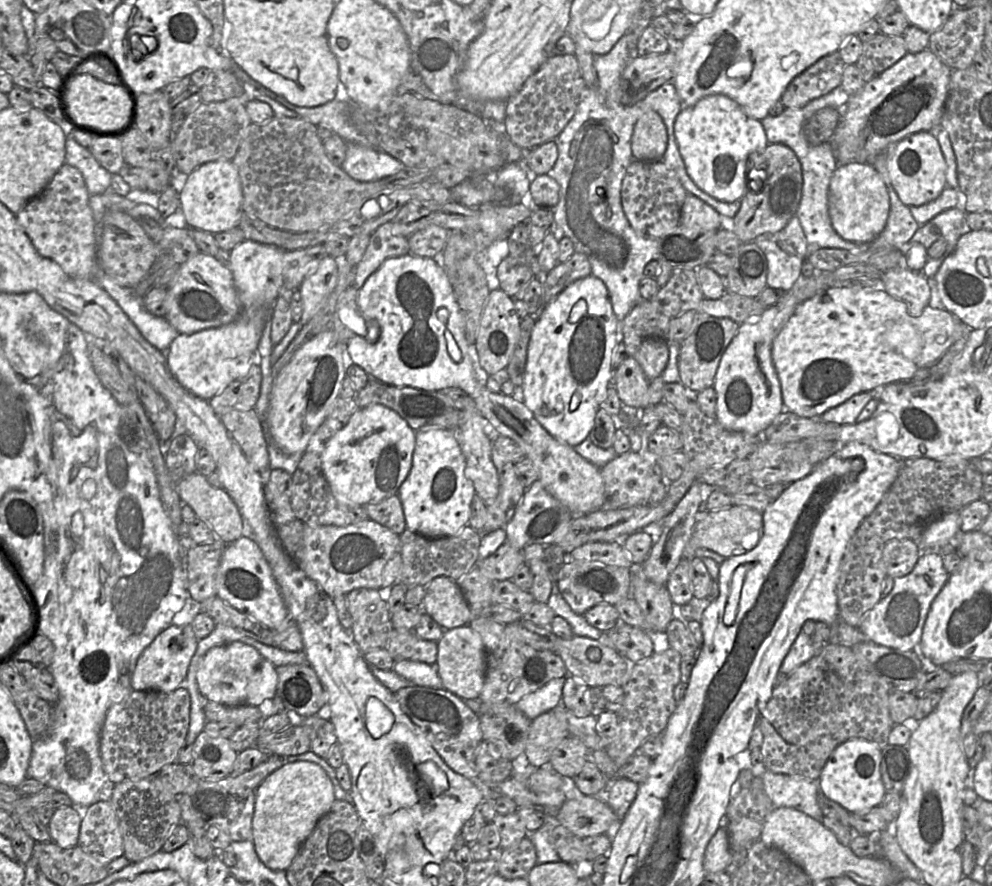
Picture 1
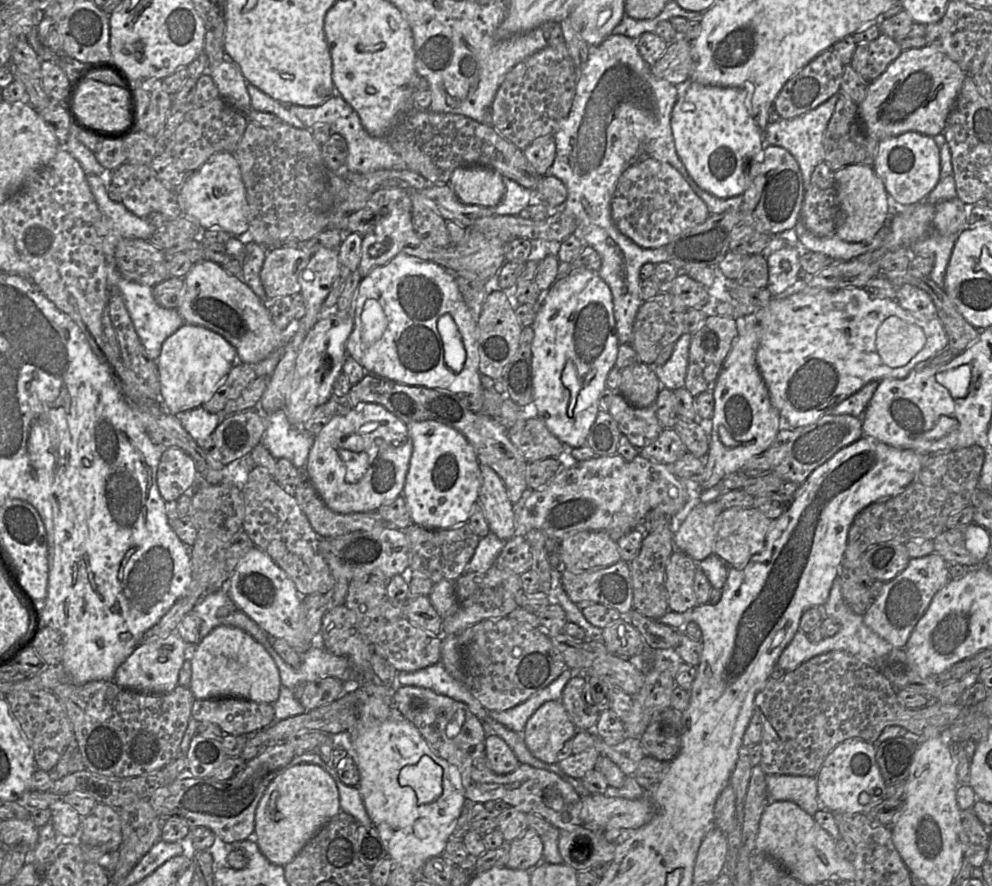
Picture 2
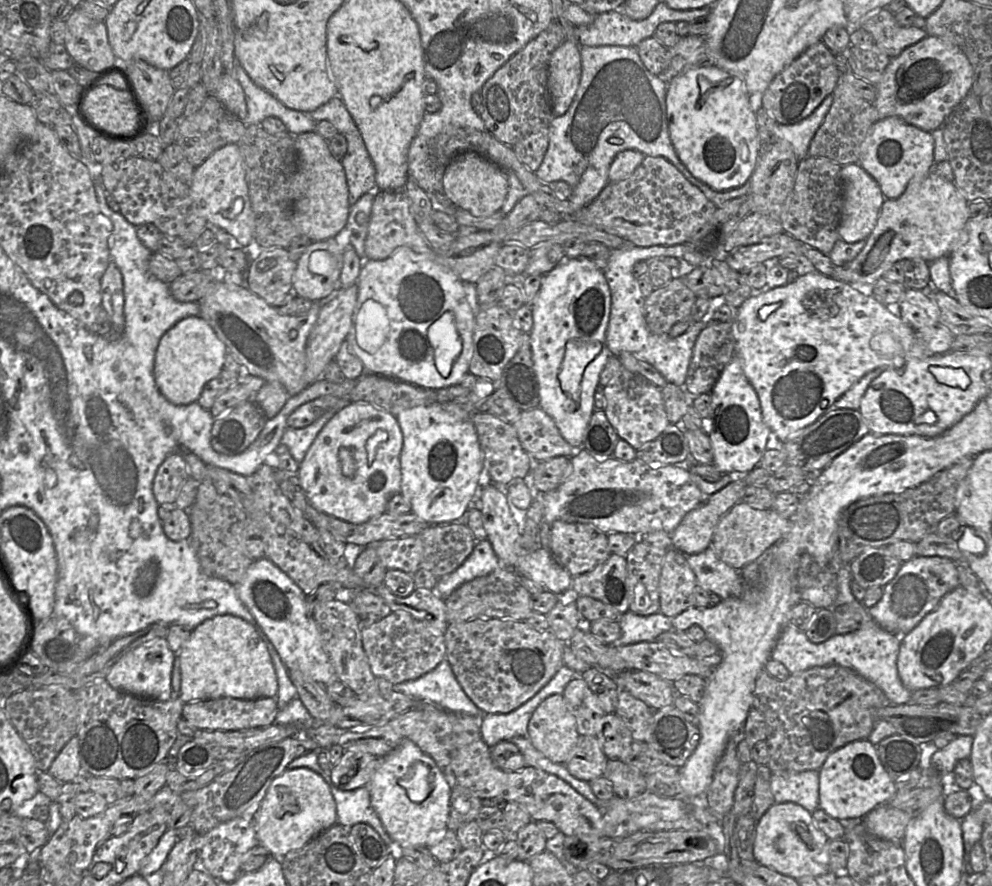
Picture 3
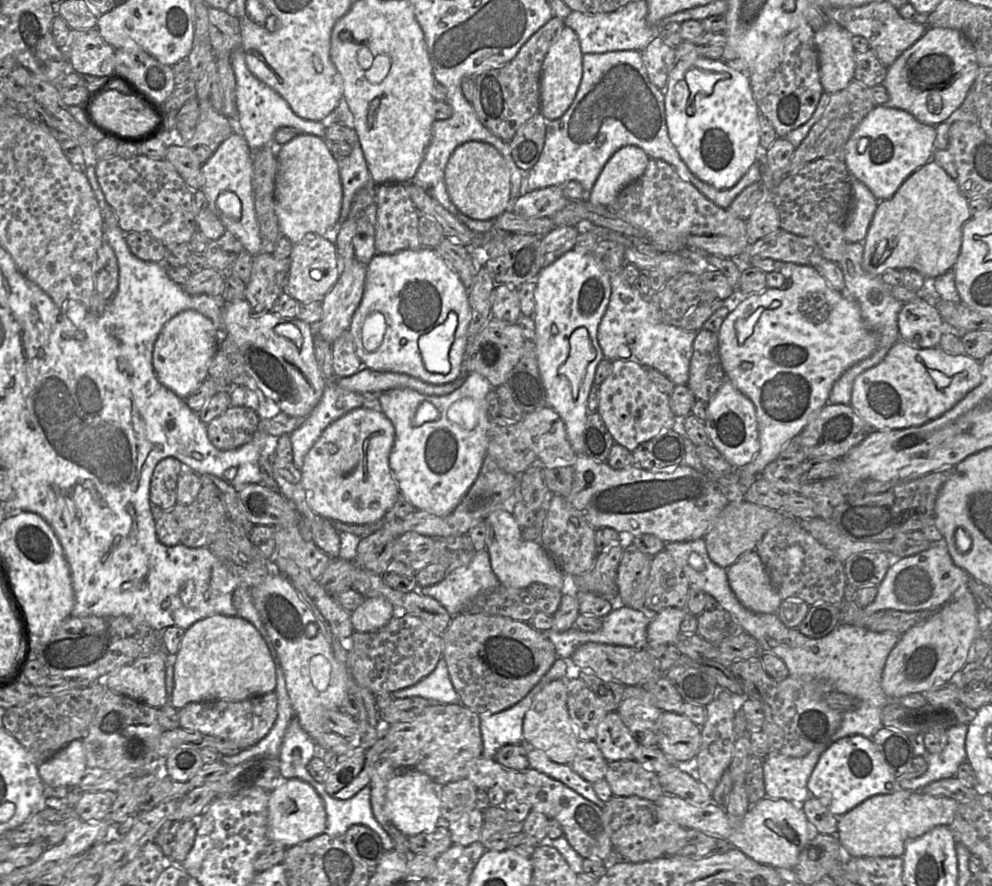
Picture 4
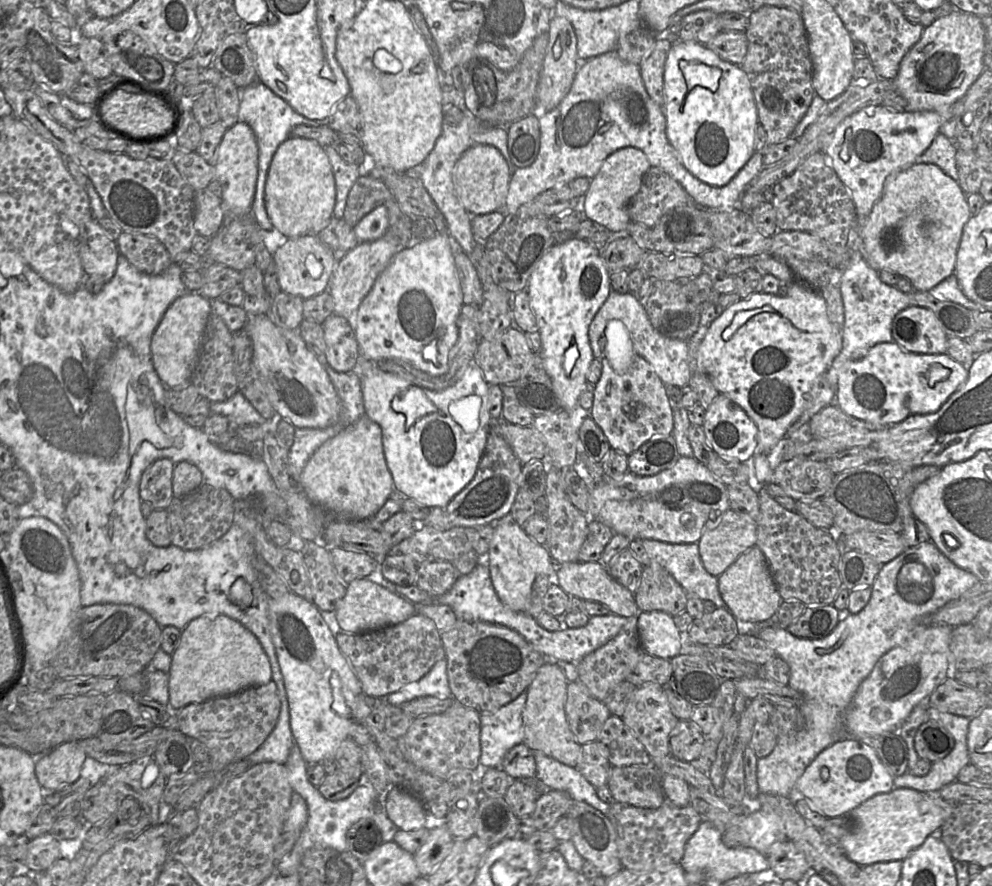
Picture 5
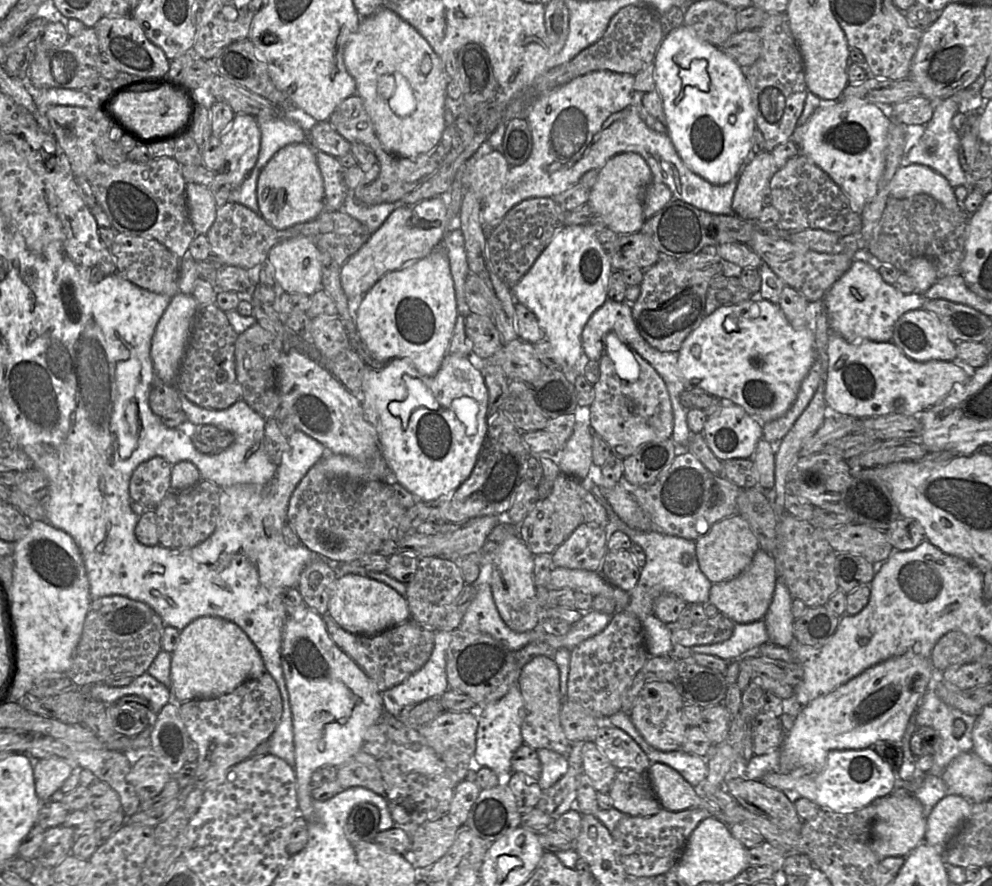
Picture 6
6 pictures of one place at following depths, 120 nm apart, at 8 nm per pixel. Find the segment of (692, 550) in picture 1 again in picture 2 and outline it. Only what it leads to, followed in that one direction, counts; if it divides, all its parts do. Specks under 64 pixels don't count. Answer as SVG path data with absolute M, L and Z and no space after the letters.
M731 507L723 510L717 520L713 554L723 559L729 567L744 568L749 559L763 549L771 521L753 507Z

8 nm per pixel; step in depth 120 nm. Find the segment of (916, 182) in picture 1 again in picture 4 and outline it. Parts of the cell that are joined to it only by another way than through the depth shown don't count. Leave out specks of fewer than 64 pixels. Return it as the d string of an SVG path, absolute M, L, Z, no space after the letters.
M877 105L849 138L844 162L850 175L864 183L878 201L889 200L913 172L931 160L935 139L935 126L919 122L904 110Z

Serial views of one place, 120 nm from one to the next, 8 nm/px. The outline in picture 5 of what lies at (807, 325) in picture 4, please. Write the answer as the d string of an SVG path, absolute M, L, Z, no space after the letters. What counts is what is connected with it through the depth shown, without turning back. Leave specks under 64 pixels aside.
M758 255L748 256L757 257L755 258L754 268L760 271L762 274L771 274L778 278L780 282L790 283L788 292L785 296L772 295L764 292L755 293L748 298L740 299L736 303L726 307L723 313L717 317L707 329L707 332L699 346L700 351L700 363L710 378L713 386L719 392L730 398L733 402L739 405L749 418L756 424L758 428L757 434L757 447L756 454L766 454L782 439L785 437L786 432L790 425L795 422L802 412L807 408L808 394L811 390L814 382L820 376L824 375L828 370L832 361L839 355L842 349L842 330L834 326L826 311L826 303L822 295L816 291L813 291L805 285L795 281L794 275L787 264L780 258L774 257L773 255Z

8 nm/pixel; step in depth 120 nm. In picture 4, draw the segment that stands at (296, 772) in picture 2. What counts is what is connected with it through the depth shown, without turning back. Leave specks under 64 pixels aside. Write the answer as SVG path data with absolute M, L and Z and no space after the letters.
M285 779L270 794L268 802L268 837L286 848L325 833L326 811L322 798L307 782Z

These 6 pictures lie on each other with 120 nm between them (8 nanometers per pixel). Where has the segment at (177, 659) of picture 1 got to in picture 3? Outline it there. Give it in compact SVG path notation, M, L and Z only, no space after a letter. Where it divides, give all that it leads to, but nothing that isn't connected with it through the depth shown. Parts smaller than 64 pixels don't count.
M166 638L156 639L125 654L112 666L106 681L112 688L120 691L139 697L168 701L172 698L171 677L175 656Z

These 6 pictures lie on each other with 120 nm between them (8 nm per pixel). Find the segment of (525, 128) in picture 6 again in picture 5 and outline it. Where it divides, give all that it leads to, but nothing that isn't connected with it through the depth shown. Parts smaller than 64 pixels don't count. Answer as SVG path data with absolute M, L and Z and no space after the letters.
M534 114L527 115L508 126L508 152L518 168L530 166L539 153L540 125Z

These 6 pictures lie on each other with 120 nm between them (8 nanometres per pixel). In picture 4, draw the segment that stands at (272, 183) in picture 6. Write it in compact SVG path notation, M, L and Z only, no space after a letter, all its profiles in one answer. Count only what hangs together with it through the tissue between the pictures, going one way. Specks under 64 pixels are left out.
M301 133L279 146L277 161L275 212L282 235L293 244L307 235L323 236L337 223L343 197L338 164L328 147L328 141Z

